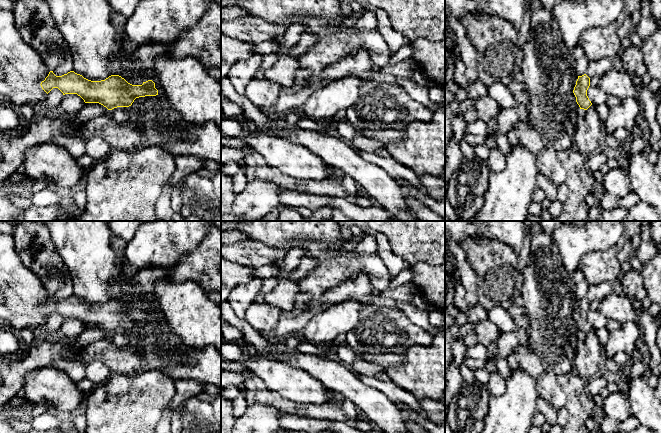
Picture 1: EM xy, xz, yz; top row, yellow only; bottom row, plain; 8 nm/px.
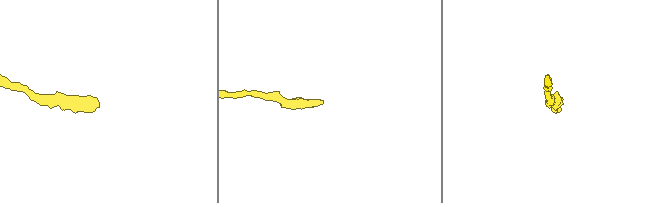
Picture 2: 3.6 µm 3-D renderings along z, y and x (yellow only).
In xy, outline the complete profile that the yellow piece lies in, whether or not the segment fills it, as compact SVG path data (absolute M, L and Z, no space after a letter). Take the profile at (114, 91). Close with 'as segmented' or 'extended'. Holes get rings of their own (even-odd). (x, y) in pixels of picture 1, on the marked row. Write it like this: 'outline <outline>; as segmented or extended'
outline M50 71L40 85L47 94L53 88L58 88L63 95L77 94L85 103L99 103L108 110L129 107L139 97L158 95L152 80L142 85L132 85L119 75L111 75L105 80L91 81L74 71L62 76Z; as segmented

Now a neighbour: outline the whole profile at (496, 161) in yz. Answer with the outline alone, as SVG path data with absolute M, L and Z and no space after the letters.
M498 147L492 148L487 164L491 172L500 172L506 167L506 155Z

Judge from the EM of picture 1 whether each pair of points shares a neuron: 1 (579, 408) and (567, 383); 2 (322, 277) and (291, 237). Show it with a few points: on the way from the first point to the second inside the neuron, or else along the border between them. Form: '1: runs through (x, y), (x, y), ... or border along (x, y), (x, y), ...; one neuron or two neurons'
1: runs through (579, 402), (577, 394), (573, 389); one neuron
2: runs through (322, 264), (322, 257), (304, 239); one neuron

